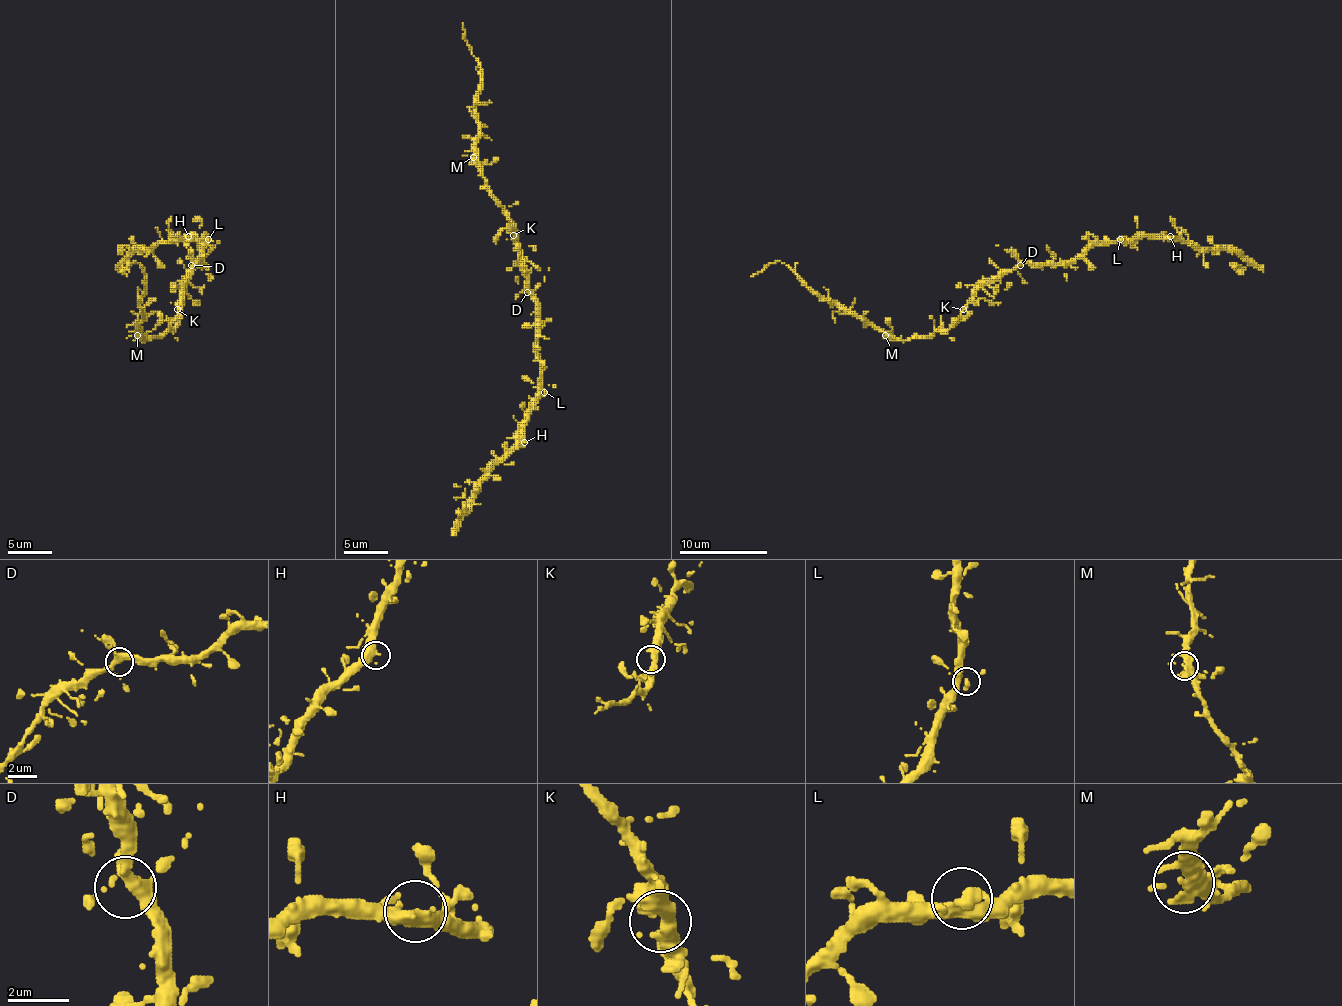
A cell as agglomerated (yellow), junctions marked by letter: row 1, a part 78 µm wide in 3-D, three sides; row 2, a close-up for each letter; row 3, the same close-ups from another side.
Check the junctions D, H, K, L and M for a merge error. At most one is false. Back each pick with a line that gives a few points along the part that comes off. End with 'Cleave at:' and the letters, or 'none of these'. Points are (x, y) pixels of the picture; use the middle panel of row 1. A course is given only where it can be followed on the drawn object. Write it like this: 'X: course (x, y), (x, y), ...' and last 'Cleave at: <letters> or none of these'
Cleave at: none of these

